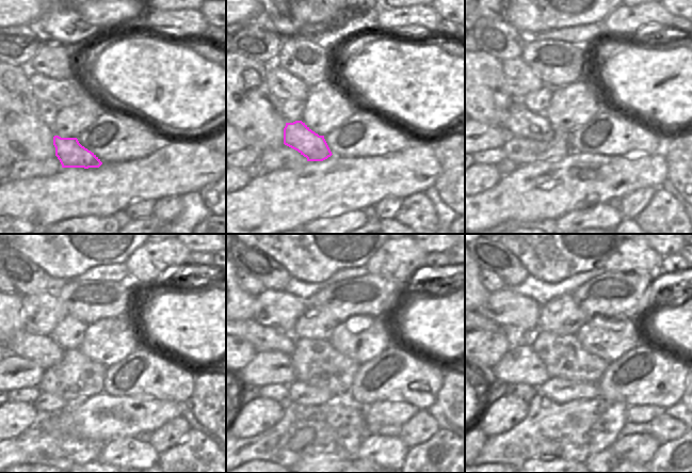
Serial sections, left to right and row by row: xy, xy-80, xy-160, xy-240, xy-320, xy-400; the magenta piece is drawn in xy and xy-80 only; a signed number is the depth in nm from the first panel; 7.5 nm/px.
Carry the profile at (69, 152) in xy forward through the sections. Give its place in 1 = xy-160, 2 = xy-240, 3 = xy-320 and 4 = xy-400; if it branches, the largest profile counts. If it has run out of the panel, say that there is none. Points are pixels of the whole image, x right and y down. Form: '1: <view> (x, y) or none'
1: xy-160 (519, 122)
2: xy-240 (41, 348)
3: xy-320 (262, 337)
4: xy-400 (516, 337)

